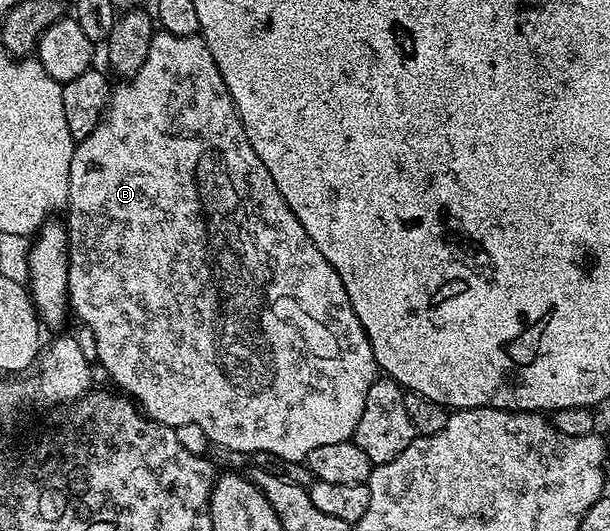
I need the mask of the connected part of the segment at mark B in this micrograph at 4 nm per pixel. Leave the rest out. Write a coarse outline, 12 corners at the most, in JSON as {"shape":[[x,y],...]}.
{"shape":[[199,36],[70,160],[68,304],[163,426],[304,462],[378,377]]}

